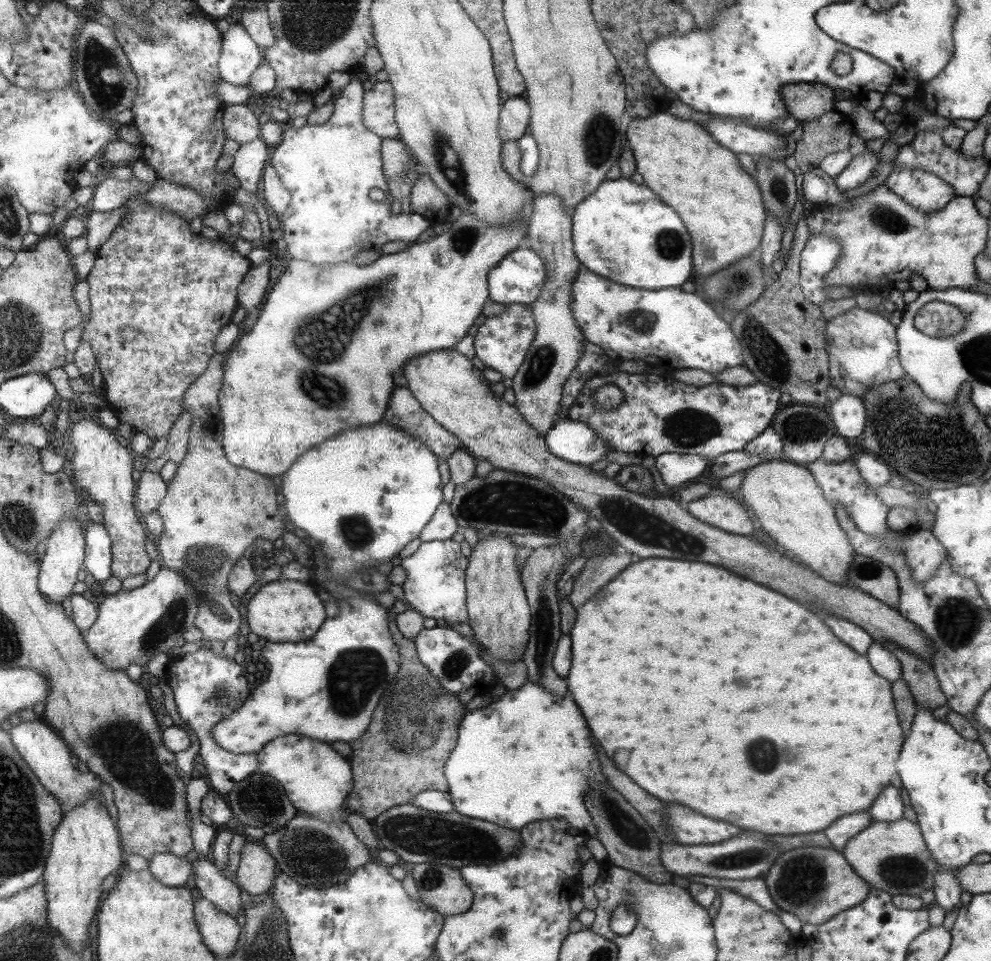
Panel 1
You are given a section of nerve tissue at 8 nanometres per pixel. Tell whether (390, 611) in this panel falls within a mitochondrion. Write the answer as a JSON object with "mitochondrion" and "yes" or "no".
{"mitochondrion":"no"}

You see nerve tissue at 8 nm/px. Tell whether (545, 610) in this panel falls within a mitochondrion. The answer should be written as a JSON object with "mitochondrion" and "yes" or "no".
{"mitochondrion":"yes"}

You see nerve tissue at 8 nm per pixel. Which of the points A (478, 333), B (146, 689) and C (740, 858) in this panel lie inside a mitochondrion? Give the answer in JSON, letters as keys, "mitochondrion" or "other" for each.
{"A":"other","B":"other","C":"mitochondrion"}

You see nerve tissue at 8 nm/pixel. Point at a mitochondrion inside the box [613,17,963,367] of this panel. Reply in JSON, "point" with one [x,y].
{"point":[884,216]}

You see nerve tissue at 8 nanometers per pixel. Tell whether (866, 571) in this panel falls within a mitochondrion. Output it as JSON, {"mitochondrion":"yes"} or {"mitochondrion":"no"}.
{"mitochondrion":"yes"}

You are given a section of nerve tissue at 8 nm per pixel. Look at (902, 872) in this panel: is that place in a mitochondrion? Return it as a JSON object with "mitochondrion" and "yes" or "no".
{"mitochondrion":"yes"}

